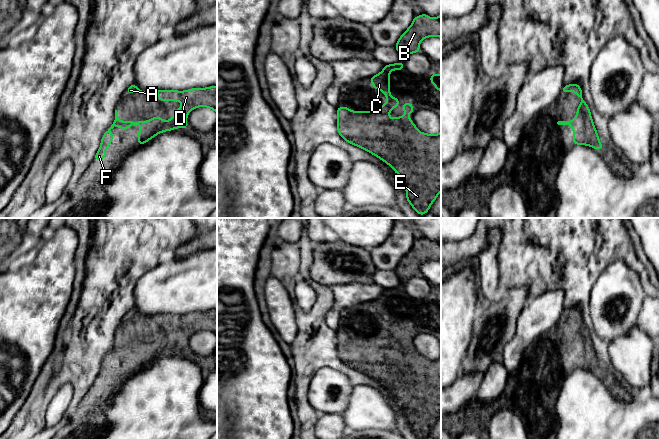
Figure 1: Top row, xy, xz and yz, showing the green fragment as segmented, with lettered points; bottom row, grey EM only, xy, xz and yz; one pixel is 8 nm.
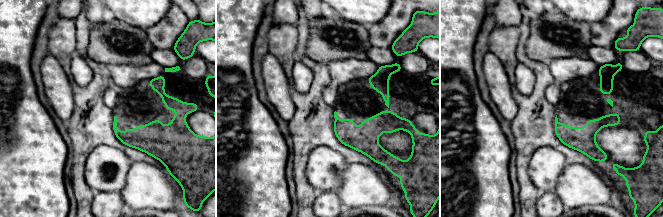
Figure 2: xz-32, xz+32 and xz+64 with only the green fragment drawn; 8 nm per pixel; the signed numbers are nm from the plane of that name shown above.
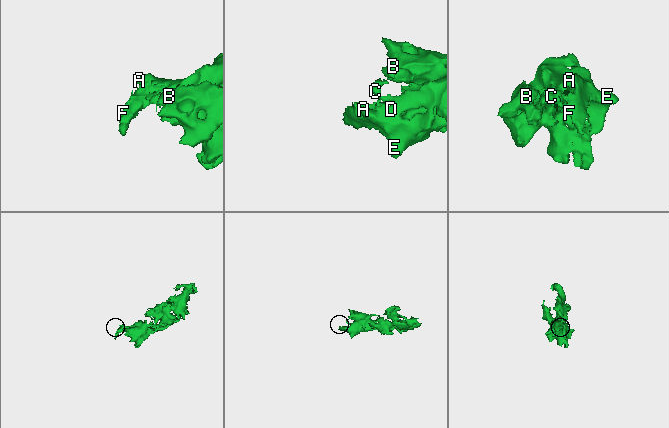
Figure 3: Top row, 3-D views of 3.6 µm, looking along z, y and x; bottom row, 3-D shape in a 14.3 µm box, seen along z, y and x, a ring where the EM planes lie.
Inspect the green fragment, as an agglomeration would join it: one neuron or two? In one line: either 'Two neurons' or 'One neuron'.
One neuron

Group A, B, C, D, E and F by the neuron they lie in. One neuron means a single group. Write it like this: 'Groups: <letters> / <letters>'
Groups: A B C D E F

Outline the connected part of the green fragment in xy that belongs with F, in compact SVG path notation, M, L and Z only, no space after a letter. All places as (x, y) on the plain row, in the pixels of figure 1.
M217 310L208 312L193 312L186 315L156 314L159 325L181 325L182 332L174 334L174 340L169 345L163 345L161 341L152 341L149 345L119 345L118 336L115 334L115 343L111 351L104 357L101 369L94 381L100 385L103 381L108 381L108 377L103 377L103 373L110 371L110 366L114 359L110 356L117 349L120 353L128 353L131 349L141 349L138 355L139 370L151 364L163 355L171 355L176 352L187 353L188 337L198 331L204 330L213 333L217 337Z

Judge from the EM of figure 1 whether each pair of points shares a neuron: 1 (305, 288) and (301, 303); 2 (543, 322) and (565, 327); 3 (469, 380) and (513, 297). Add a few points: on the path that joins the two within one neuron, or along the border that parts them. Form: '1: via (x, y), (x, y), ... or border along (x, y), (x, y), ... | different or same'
1: via (305, 292), (304, 299) | same
2: border along (561, 317), (554, 326), (536, 338) | different
3: border along (483, 373), (469, 372), (460, 375) | different

